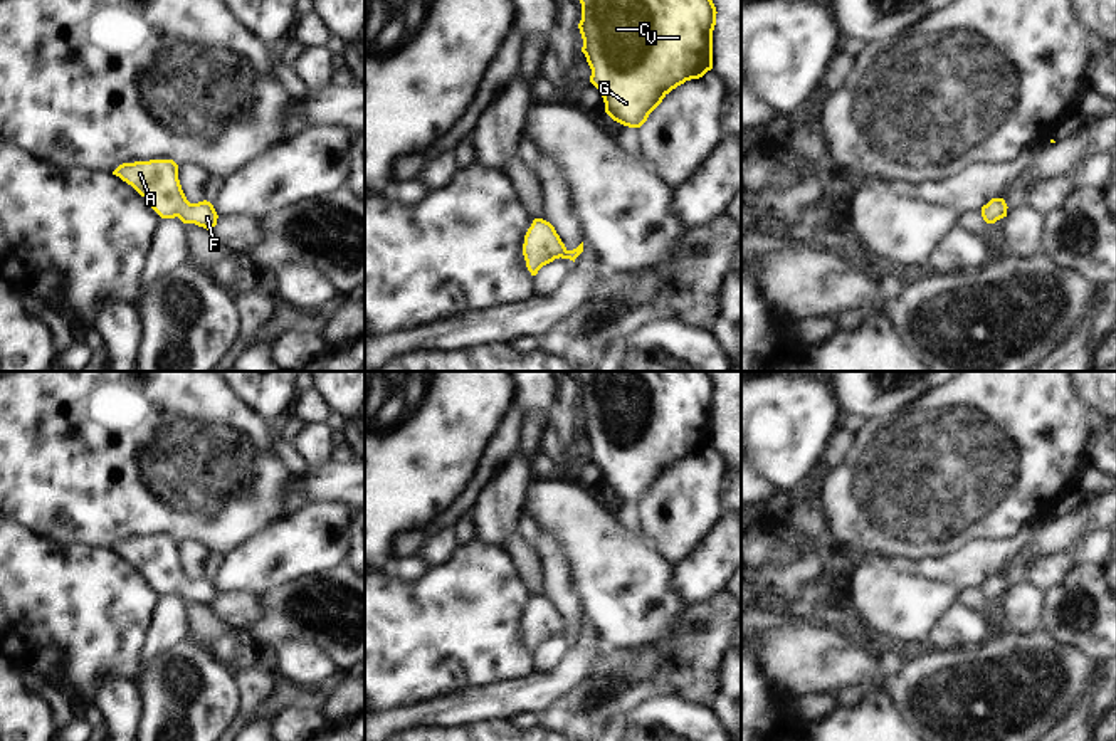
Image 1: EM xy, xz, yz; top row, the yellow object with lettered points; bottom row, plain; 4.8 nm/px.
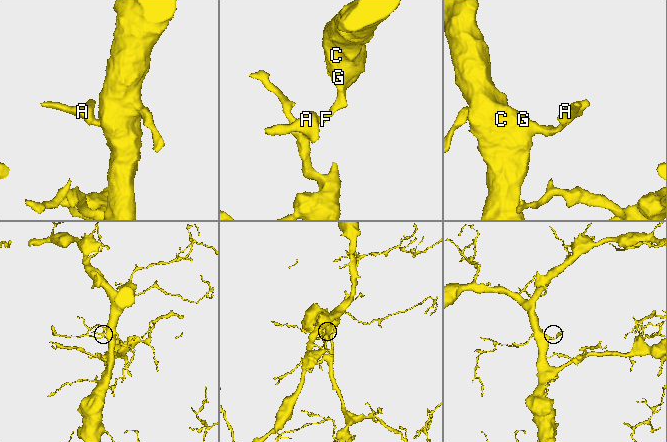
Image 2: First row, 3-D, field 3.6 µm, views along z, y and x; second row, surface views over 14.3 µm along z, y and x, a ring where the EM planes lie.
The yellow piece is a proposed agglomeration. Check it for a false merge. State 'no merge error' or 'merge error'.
no merge error

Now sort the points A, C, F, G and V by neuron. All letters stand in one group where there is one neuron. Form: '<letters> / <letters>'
A C F G V

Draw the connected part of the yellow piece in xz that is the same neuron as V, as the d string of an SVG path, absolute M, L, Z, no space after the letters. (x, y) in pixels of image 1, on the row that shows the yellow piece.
M580 0L582 52L605 113L640 128L677 86L713 69L713 0Z

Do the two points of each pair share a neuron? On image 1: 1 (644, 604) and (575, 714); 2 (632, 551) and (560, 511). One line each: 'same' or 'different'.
1: different
2: same

